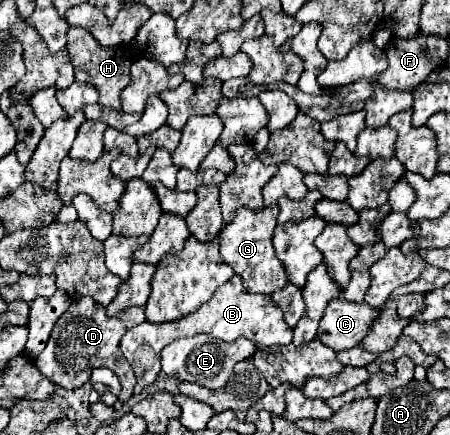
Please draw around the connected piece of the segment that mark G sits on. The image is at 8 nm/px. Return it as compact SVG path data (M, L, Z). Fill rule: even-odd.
M277 206L263 208L259 212L251 212L249 208L239 208L235 220L227 224L221 232L221 256L225 262L233 266L235 274L243 278L243 284L249 292L273 294L275 290L283 288L283 284L287 284L283 262L275 256L271 244L273 230L277 226L277 214L279 214Z

